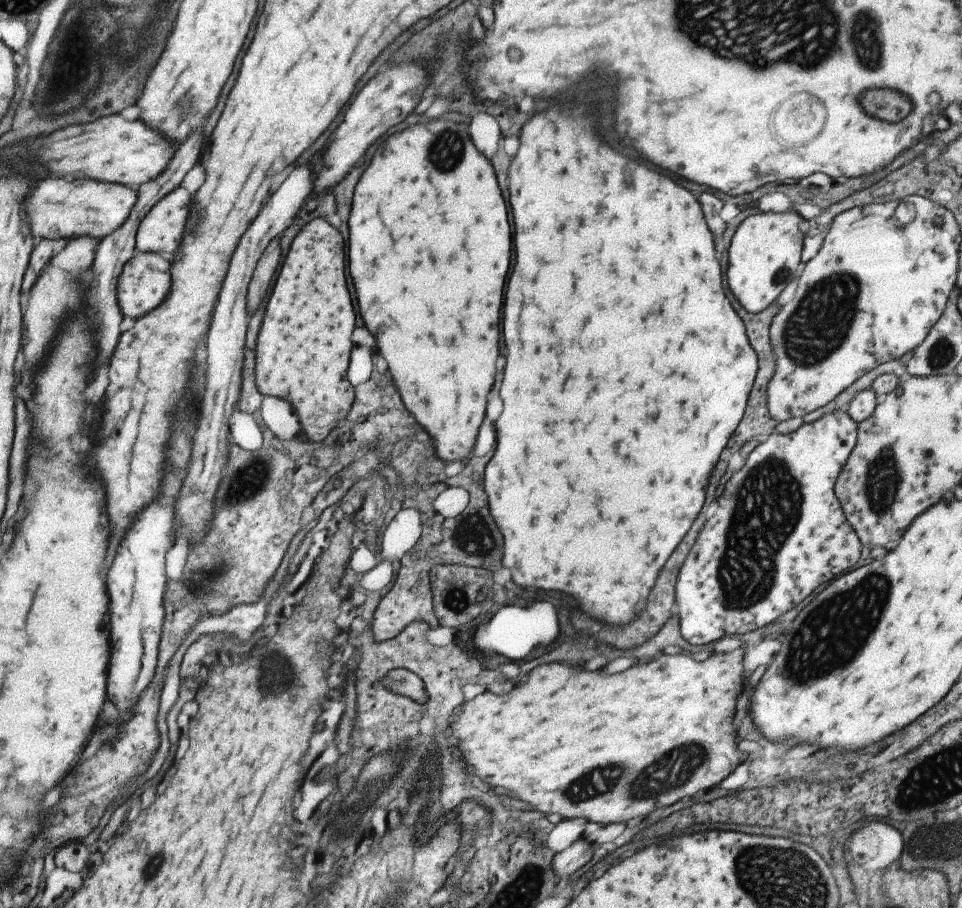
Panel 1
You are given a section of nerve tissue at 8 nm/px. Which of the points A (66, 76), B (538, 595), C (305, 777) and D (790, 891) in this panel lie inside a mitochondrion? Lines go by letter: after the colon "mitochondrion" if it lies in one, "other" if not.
A: mitochondrion
B: other
C: other
D: mitochondrion

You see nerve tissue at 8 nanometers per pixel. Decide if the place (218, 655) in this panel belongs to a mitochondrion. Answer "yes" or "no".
no

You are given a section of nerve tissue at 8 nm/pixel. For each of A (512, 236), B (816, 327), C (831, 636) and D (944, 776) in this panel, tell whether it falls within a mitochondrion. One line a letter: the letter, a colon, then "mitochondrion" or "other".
A: other
B: mitochondrion
C: mitochondrion
D: mitochondrion

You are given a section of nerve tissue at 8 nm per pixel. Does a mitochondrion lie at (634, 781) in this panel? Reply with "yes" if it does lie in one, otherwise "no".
yes

